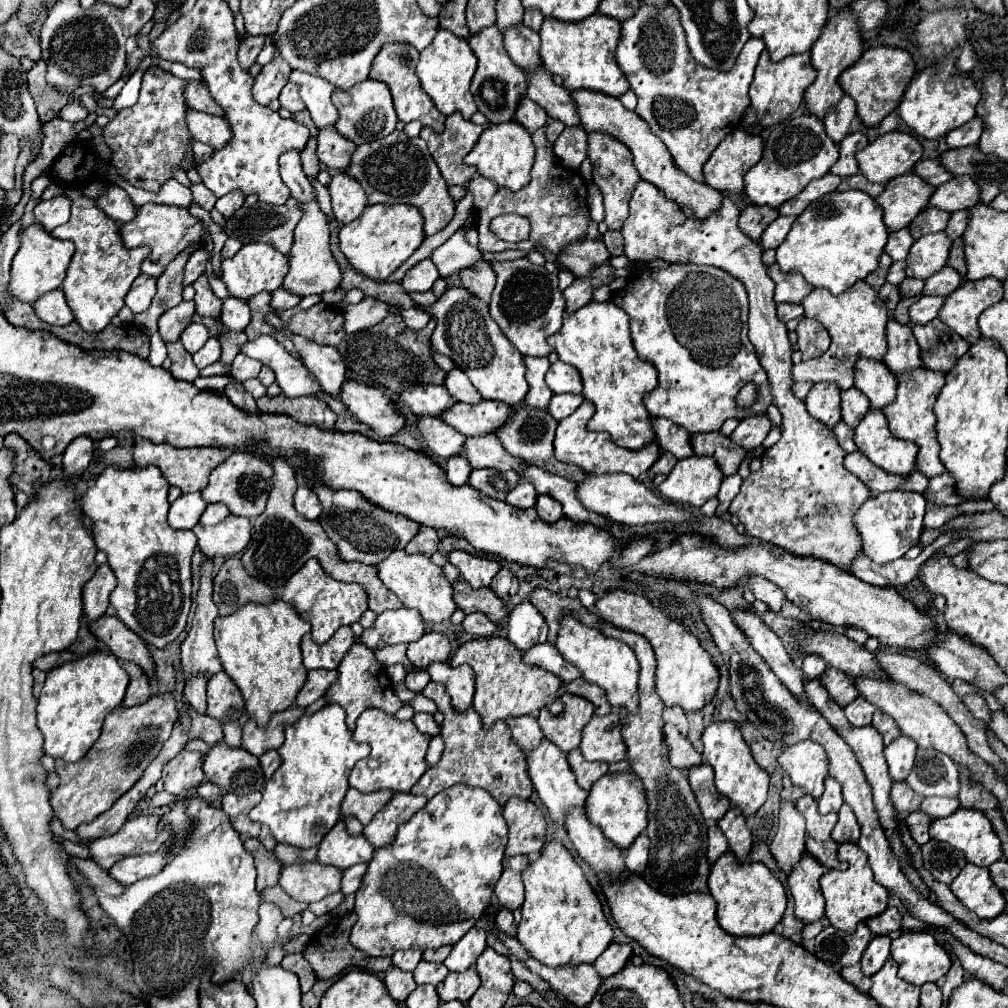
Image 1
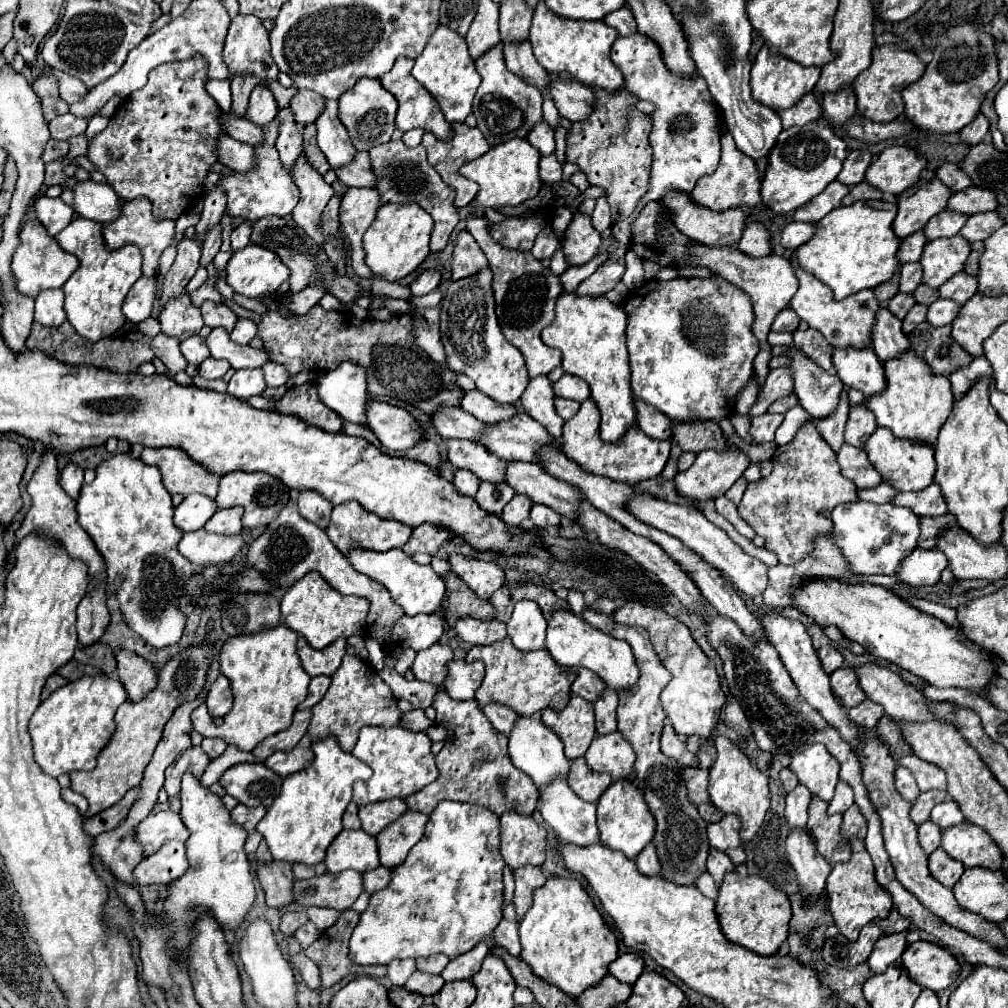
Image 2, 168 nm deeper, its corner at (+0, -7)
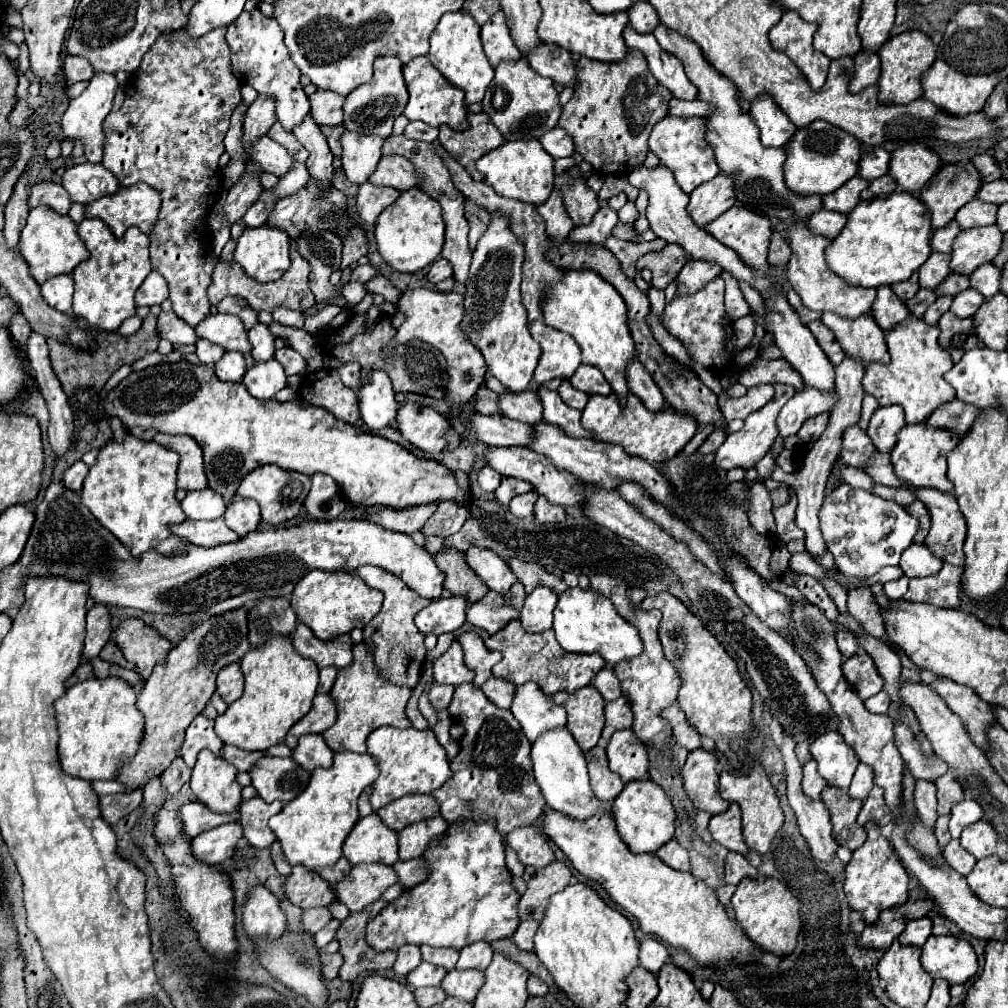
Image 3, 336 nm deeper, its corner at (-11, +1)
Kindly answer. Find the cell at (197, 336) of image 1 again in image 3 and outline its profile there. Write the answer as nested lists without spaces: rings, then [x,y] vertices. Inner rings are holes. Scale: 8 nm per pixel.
[[[198,339],[196,341],[196,355],[202,363],[206,365],[214,365],[222,355],[224,355],[224,347],[220,345],[214,345],[214,343],[208,343],[208,339]]]

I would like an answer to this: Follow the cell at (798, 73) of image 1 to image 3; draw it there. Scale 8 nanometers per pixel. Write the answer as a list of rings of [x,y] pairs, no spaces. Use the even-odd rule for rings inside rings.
[[[786,11],[780,23],[770,31],[770,41],[774,49],[790,57],[812,89],[820,89],[826,81],[830,59],[812,47],[814,31],[814,23],[806,23],[796,13]]]

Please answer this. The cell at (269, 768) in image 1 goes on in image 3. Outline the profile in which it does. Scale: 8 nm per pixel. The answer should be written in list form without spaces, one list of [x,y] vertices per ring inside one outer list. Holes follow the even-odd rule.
[[[304,735],[300,737],[300,743],[292,751],[292,759],[300,763],[306,771],[312,771],[316,767],[330,767],[332,765],[334,751],[324,743],[322,735]]]

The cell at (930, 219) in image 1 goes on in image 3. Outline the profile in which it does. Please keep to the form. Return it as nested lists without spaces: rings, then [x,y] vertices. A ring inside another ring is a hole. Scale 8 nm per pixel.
[[[974,199],[974,201],[966,203],[964,207],[960,207],[960,211],[956,211],[954,221],[960,223],[960,229],[992,225],[996,221],[996,209],[998,209],[998,205]]]

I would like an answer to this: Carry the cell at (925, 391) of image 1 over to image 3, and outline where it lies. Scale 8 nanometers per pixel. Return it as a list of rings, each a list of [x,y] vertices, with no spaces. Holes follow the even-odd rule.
[[[908,317],[906,321],[896,325],[892,331],[886,333],[890,363],[888,365],[868,365],[862,385],[864,391],[874,395],[876,401],[884,405],[900,405],[906,415],[908,425],[920,425],[926,423],[928,415],[936,411],[936,407],[942,407],[948,403],[948,399],[954,399],[952,387],[944,381],[944,373],[952,369],[950,355],[938,345],[938,327],[926,325],[922,319]]]

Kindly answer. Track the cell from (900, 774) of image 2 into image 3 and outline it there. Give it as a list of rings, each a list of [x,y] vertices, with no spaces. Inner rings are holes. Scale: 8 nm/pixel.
[[[916,779],[916,787],[914,787],[914,805],[916,811],[922,819],[924,825],[934,827],[934,821],[938,819],[936,815],[936,787],[930,781],[924,779]]]

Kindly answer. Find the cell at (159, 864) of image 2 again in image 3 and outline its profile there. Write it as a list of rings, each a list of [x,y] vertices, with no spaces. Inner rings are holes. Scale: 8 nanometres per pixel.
[[[226,823],[220,827],[214,827],[210,831],[204,831],[198,837],[190,839],[192,855],[206,865],[222,865],[230,859],[232,849],[242,839],[242,827],[240,823]]]

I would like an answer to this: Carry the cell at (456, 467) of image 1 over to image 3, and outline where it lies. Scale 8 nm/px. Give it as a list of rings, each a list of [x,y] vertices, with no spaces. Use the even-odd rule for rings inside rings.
[[[484,465],[482,469],[478,469],[478,483],[480,483],[480,487],[484,489],[484,491],[488,491],[488,493],[492,493],[492,491],[496,491],[496,487],[500,485],[500,481],[502,481],[502,477],[492,469],[492,467],[488,467],[488,465]]]

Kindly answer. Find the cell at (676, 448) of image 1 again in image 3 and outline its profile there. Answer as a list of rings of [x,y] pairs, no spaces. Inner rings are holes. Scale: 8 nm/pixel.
[[[634,359],[630,365],[632,367],[628,367],[628,371],[626,371],[630,391],[646,405],[648,411],[652,411],[652,413],[662,411],[666,407],[666,403],[664,403],[664,395],[662,395],[660,387],[656,387],[654,379],[644,371],[644,367],[640,365],[638,359]]]

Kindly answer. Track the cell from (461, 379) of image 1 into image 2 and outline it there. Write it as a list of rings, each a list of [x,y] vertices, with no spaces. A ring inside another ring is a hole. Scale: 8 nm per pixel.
[[[477,389],[465,393],[461,407],[485,423],[501,423],[501,421],[509,421],[517,415],[515,405],[501,405]]]

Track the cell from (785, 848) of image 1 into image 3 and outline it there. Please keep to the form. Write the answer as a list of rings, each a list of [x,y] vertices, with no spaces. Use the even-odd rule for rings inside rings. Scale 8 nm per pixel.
[[[808,761],[804,765],[804,779],[802,779],[804,795],[814,799],[814,801],[818,801],[824,787],[826,787],[826,781],[816,773],[816,761]]]

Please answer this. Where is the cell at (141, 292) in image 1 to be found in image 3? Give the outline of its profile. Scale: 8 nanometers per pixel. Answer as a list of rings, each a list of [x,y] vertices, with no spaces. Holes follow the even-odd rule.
[[[152,271],[136,291],[136,305],[152,307],[152,305],[162,305],[162,301],[166,299],[168,299],[166,279],[158,271]]]

